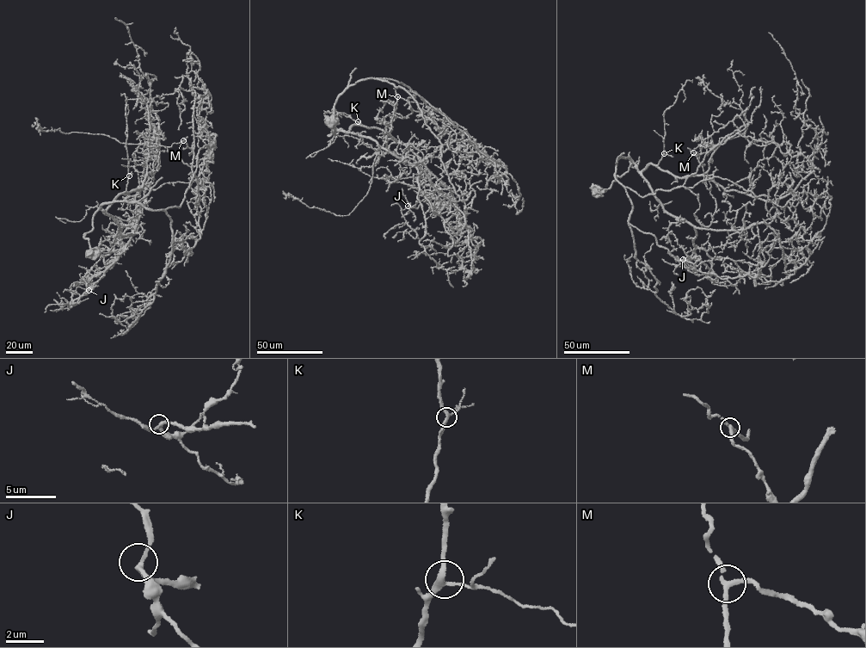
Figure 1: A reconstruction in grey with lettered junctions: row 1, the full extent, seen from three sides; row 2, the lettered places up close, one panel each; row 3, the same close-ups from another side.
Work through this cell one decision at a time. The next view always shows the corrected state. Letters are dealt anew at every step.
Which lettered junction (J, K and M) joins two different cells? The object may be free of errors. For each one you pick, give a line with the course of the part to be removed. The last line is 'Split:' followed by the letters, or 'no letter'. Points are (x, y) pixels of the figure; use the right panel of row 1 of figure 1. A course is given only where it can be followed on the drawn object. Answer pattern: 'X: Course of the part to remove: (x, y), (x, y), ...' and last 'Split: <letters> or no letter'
M: Course of the part to remove: (693, 152), (709, 153), (724, 140), (743, 133), (749, 123), (742, 110), (721, 100), (696, 78)
Split: M

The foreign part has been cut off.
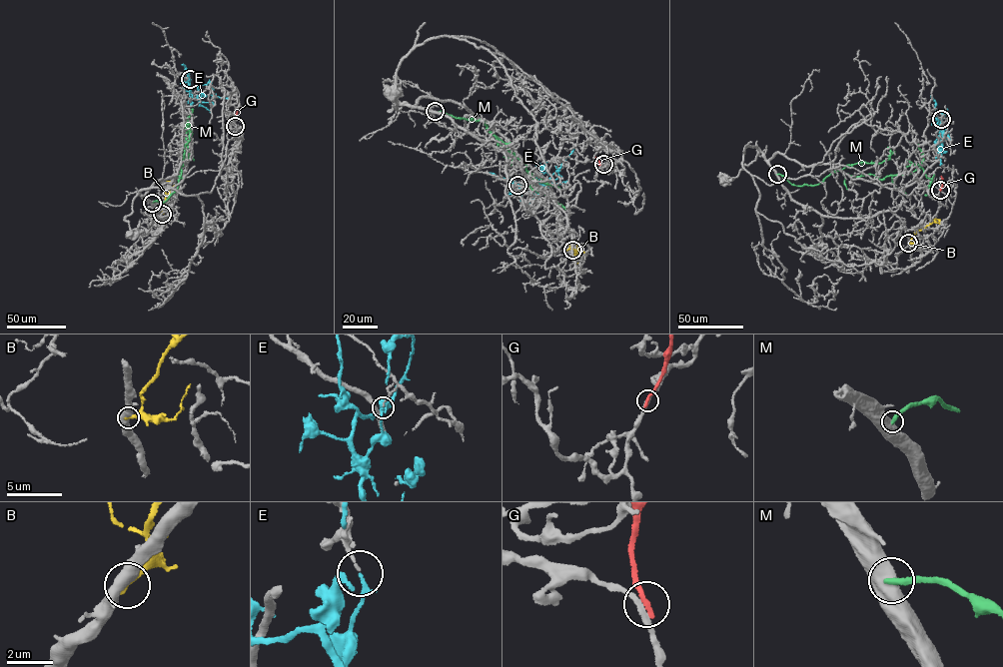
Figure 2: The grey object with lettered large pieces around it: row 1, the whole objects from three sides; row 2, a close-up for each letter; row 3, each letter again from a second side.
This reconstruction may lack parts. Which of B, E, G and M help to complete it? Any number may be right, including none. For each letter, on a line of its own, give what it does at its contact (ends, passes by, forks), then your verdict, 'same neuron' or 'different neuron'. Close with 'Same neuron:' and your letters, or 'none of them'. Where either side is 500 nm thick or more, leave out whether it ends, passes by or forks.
B: different neuron
E: it ends there; different neuron
G: it ends there; different neuron
M: different neuron
Same neuron: none of them

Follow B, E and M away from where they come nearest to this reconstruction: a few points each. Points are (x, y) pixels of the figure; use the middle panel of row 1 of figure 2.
B: (572, 250), (571, 247), (575, 249), (579, 245), (581, 250), (572, 258), (578, 263)
E: (517, 185), (532, 192), (535, 184), (542, 182), (531, 181), (545, 169), (543, 166), (546, 162)
M: (435, 111), (486, 123), (510, 155), (523, 161), (537, 181), (538, 192), (564, 207)

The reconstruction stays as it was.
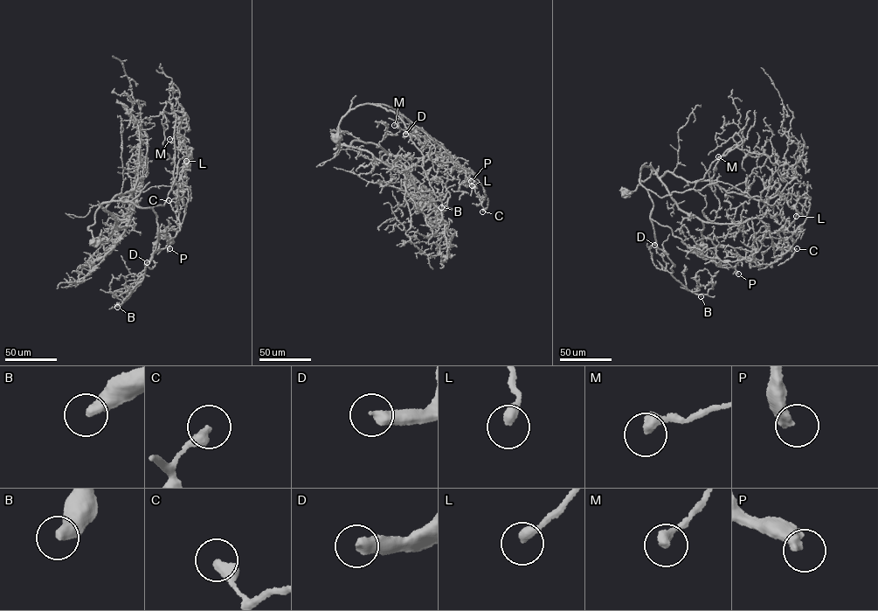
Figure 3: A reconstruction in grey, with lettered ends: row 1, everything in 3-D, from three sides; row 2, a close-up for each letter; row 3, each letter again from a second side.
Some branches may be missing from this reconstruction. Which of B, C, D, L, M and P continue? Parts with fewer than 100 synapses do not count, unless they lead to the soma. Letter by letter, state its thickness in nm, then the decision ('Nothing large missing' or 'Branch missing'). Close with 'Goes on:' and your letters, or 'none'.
B: Thickness 420 nm. Branch missing
C: Thickness 400 nm. Nothing large missing
D: Thickness 400 nm. Branch missing
L: Thickness 320 nm. Nothing large missing
M: Thickness 360 nm. Nothing large missing
P: Thickness 460 nm. Branch missing
Goes on: B, D, P

